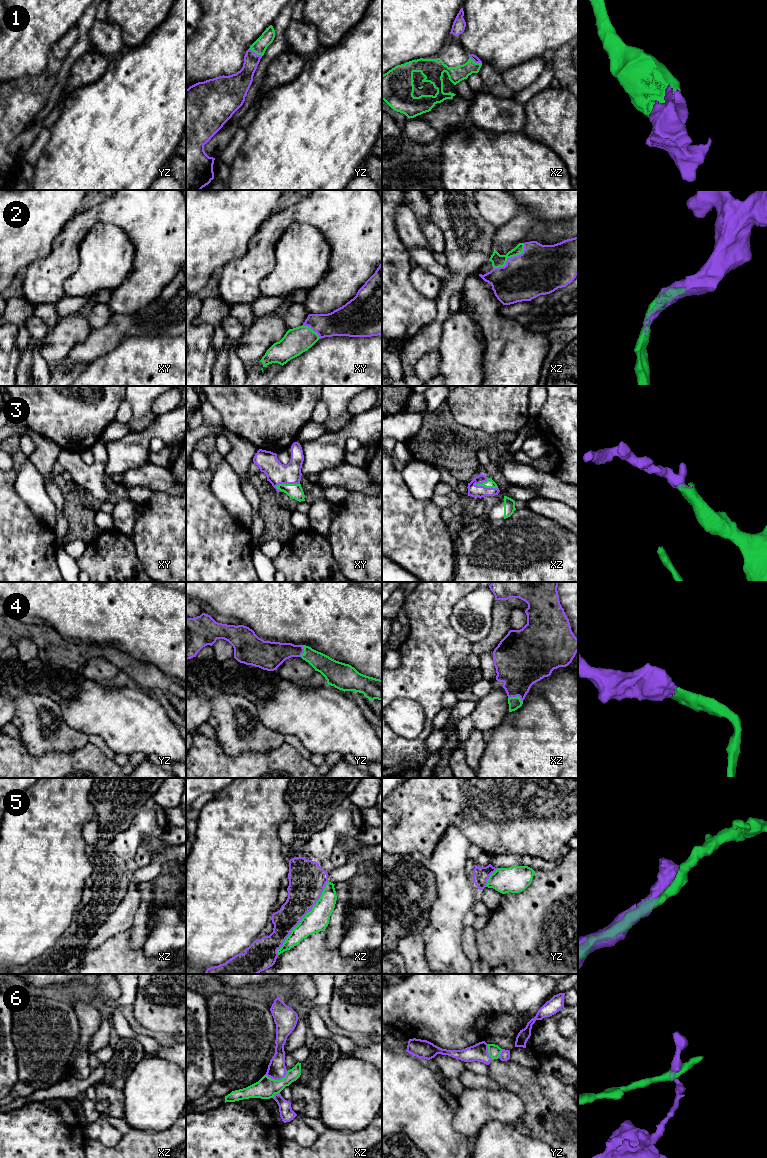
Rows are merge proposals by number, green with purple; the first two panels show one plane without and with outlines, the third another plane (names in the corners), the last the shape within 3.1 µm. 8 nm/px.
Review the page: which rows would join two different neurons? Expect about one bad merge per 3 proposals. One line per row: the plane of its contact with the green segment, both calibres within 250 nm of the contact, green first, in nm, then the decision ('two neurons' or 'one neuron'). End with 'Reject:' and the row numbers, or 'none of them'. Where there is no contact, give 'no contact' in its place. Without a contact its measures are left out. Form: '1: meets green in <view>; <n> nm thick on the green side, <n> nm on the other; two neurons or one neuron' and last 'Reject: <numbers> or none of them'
1: meets green in yz; 110 nm thick on the green side, 160 nm on the other; one neuron
2: meets green in xz; 100 nm thick on the green side, 380 nm on the other; one neuron
3: meets green in xz; 70 nm thick on the green side, 100 nm on the other; one neuron
4: meets green in xz; 100 nm thick on the green side, 380 nm on the other; one neuron
5: meets green in xz; 180 nm thick on the green side, 280 nm on the other; two neurons
6: meets green in xz; 170 nm thick on the green side, 150 nm on the other; two neurons
Reject: 5, 6

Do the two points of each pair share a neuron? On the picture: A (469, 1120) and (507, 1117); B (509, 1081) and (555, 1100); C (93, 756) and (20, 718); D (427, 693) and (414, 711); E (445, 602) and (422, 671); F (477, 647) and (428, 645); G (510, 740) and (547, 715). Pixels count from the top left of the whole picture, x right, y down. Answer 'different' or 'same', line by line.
A: same
B: same
C: different
D: different
E: same
F: different
G: same

